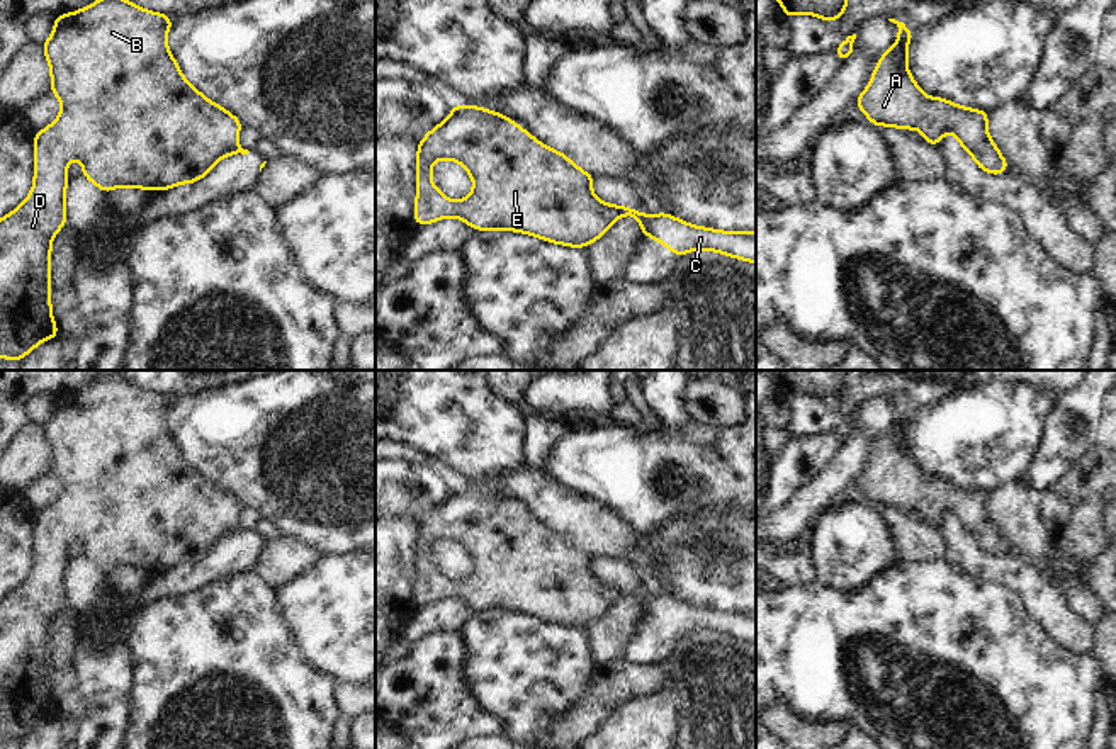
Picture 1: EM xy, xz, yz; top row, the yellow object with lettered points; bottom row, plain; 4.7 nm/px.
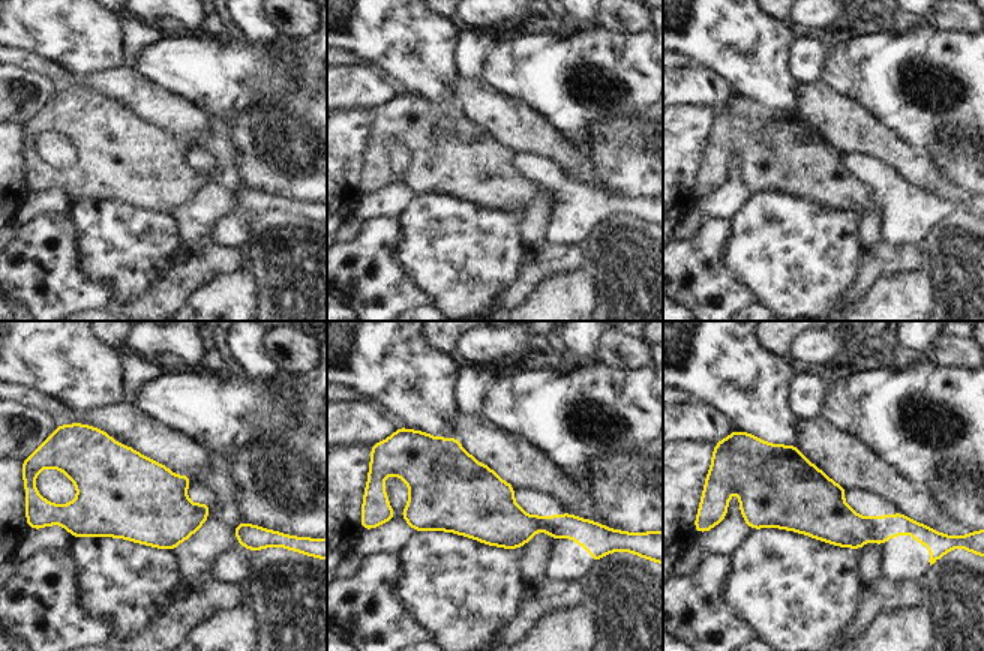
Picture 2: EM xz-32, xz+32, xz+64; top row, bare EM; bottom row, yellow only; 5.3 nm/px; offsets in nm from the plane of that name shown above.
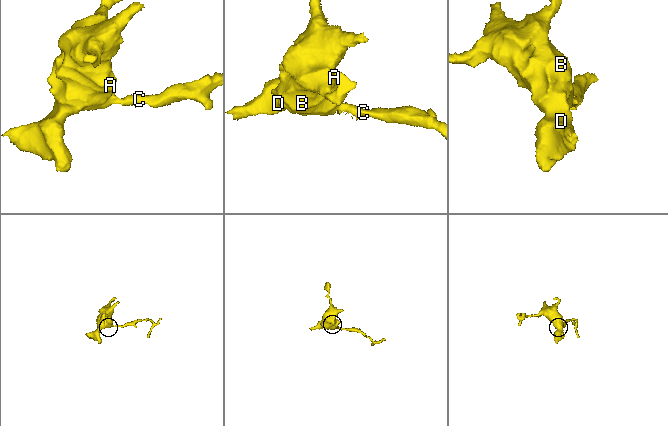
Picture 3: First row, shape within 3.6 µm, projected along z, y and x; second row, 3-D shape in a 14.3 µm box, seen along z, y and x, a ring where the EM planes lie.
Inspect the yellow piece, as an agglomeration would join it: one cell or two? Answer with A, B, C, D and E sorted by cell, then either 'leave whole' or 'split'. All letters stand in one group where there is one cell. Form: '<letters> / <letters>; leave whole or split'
A B D E / C; split

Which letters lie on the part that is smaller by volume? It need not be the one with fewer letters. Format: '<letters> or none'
C

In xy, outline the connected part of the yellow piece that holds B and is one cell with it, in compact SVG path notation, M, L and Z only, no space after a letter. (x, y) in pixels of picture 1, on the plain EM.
M105 375L95 384L54 397L51 418L41 425L51 447L51 472L61 481L61 494L46 510L34 513L34 567L15 591L0 600L0 737L22 741L39 724L58 718L51 695L51 622L65 606L66 547L78 538L83 557L100 571L138 567L168 571L180 564L202 560L229 532L236 532L241 503L194 469L180 452L166 414L173 399L134 386L121 377Z

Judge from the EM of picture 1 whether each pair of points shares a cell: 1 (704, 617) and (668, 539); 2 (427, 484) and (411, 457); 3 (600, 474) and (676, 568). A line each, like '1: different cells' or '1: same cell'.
1: different cells
2: different cells
3: different cells

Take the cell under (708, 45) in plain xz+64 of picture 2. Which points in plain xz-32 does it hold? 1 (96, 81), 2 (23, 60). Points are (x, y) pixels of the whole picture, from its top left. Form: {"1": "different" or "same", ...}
{"1": "different", "2": "different"}

